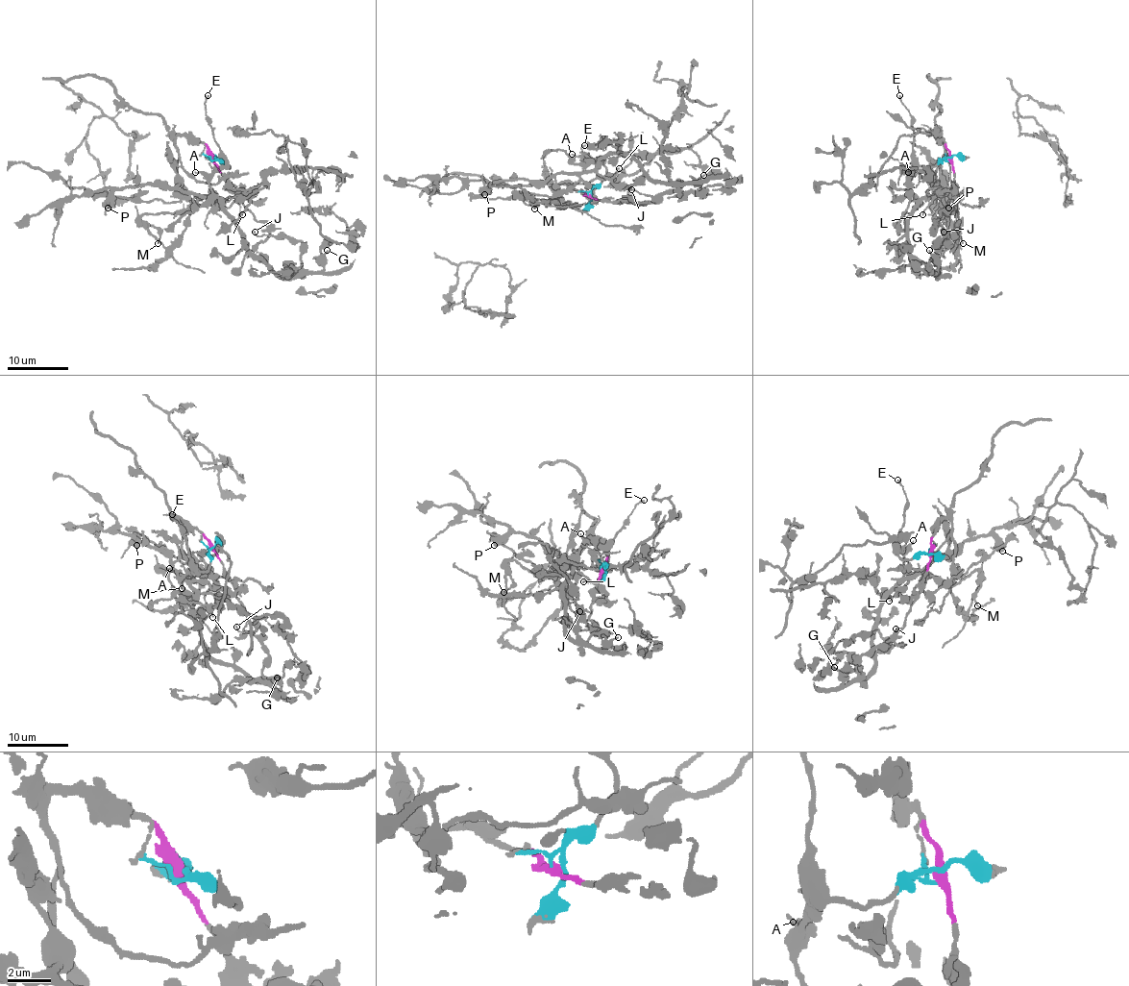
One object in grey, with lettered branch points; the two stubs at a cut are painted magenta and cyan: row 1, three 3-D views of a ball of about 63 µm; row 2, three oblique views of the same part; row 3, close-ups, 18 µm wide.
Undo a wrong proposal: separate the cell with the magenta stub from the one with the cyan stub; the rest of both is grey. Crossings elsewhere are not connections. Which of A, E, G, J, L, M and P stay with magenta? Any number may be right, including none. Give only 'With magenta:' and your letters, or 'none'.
With magenta: none

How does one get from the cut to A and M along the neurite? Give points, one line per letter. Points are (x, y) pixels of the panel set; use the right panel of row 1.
A: (950, 158), (917, 168), (912, 173), (909, 171)
M: (950, 158), (918, 167), (910, 188), (920, 198), (935, 196), (945, 207), (946, 217), (959, 227), (962, 243)

